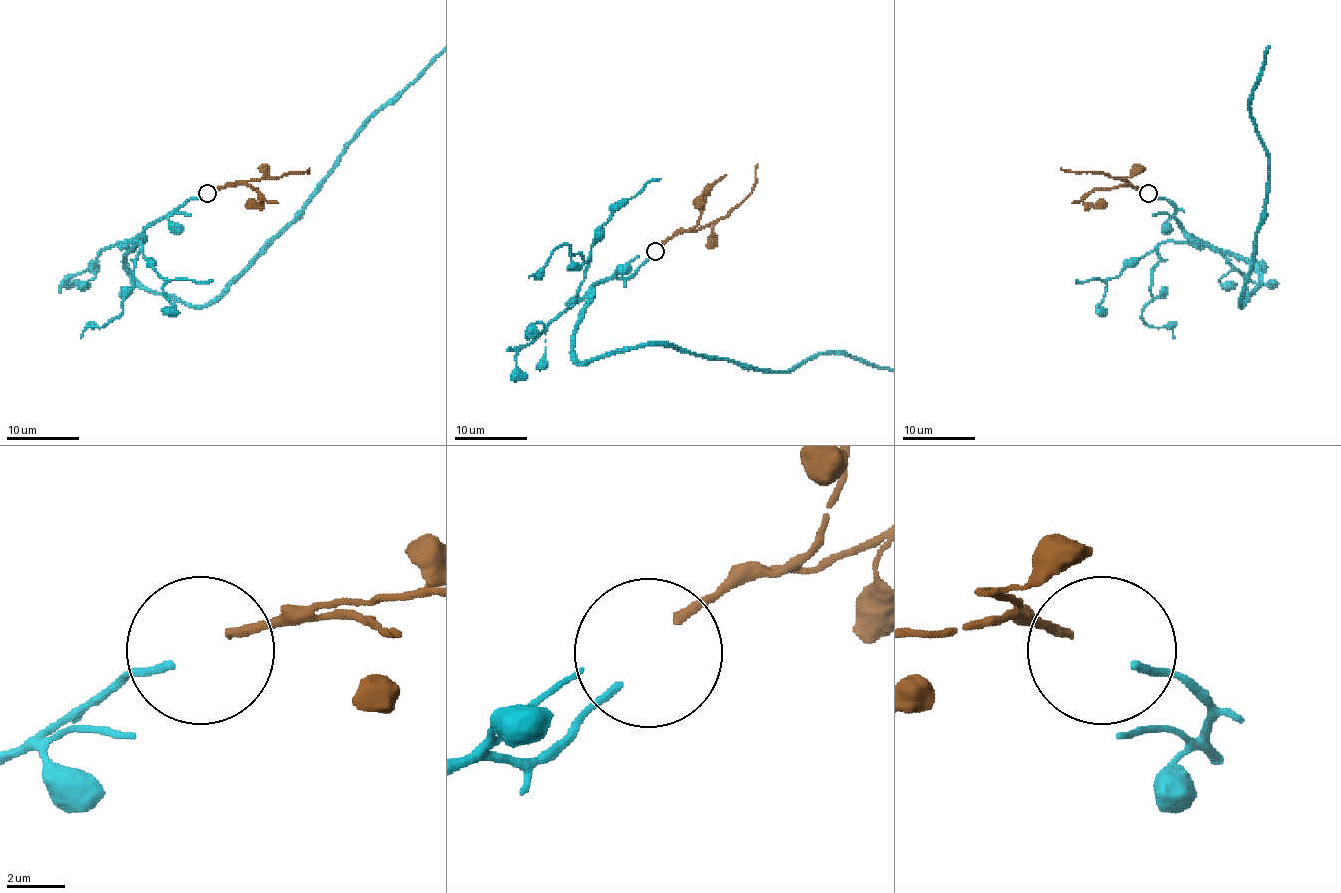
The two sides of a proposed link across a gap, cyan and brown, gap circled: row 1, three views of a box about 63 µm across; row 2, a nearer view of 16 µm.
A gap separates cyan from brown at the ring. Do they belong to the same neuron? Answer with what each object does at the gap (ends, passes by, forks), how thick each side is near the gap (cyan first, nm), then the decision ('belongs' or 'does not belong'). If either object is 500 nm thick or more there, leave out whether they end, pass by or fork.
cyan ends; brown ends; calibres 280 and 320 nm; belongs

